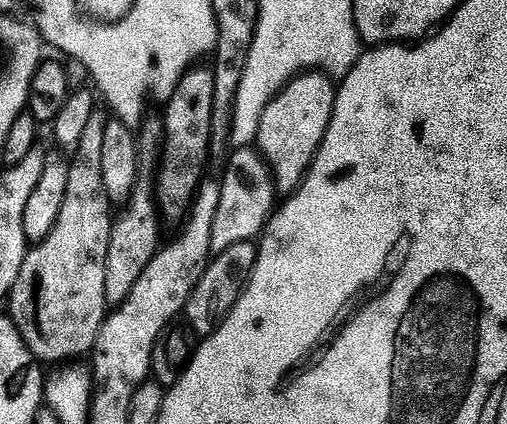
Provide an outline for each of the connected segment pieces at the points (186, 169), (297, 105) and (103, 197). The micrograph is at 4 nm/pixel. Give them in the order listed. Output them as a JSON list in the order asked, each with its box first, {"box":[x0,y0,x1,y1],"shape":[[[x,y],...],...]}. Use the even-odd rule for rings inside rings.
[{"box":[154,66,214,221],"shape":[[[193,66],[178,78],[174,90],[163,101],[162,147],[158,152],[160,169],[154,172],[154,195],[157,209],[165,221],[183,221],[196,188],[205,175],[204,163],[210,160],[208,143],[212,137],[214,74],[211,67]]]},{"box":[254,70,336,193],"shape":[[[301,70],[280,87],[280,91],[262,110],[254,144],[268,163],[277,193],[295,192],[307,174],[310,162],[316,157],[316,151],[330,122],[330,114],[336,101],[336,89],[333,77],[327,72]]]},{"box":[6,110,114,362],"shape":[[[97,110],[90,114],[90,119],[86,122],[83,133],[78,137],[78,146],[70,154],[68,160],[68,173],[66,174],[66,195],[62,197],[62,206],[58,210],[58,219],[54,221],[54,226],[50,226],[50,234],[46,234],[46,238],[35,241],[25,251],[24,261],[18,270],[18,278],[14,278],[14,286],[8,291],[6,297],[7,315],[12,318],[12,325],[18,330],[18,334],[26,342],[26,346],[32,351],[33,357],[37,361],[56,360],[52,362],[68,362],[73,358],[80,358],[83,354],[91,353],[92,343],[96,340],[98,330],[102,326],[106,315],[106,305],[104,303],[104,291],[106,290],[106,250],[110,242],[110,234],[112,233],[112,221],[114,219],[114,204],[108,199],[106,194],[106,186],[102,182],[102,133],[106,131],[106,122],[110,119],[109,113],[104,110]]]}]

